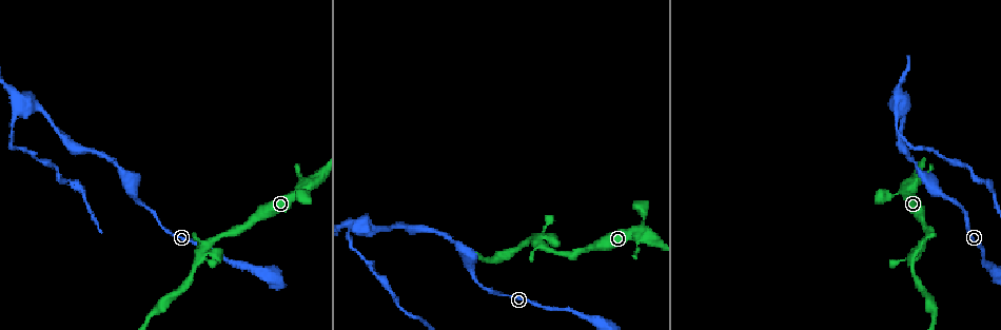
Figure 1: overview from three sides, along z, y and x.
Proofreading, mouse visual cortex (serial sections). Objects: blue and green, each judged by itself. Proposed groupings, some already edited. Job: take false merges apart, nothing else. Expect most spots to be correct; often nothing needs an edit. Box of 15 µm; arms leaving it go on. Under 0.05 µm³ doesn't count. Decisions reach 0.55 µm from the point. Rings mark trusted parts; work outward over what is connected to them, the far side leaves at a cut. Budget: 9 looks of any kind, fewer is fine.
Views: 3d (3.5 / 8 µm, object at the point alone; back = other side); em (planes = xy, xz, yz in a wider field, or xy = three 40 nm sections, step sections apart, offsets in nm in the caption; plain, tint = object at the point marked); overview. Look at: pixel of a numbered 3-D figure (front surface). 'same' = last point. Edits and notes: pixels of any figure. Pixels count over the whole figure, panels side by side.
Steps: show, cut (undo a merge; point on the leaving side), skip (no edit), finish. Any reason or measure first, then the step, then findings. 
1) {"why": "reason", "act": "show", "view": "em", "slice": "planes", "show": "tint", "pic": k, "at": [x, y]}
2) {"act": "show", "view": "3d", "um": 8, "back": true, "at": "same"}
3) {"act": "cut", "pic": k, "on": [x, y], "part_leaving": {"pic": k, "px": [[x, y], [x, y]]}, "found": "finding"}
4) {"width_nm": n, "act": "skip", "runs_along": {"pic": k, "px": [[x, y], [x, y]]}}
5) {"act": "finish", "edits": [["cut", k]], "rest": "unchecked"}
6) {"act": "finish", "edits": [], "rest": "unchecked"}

{"why": "a narrow waist", "act": "show", "view": "3d", "um": 8, "pic": 1, "at": [904, 188]}

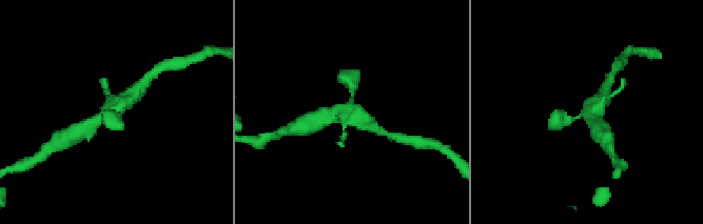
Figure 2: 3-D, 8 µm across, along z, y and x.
{"act": "show", "view": "em", "slice": "xy", "step": 2, "show": "tint", "pic": 2, "at": [589, 112]}

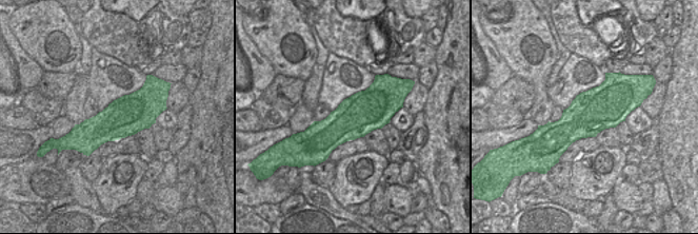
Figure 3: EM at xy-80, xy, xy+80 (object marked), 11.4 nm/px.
{"act": "skip", "runs_along": {"pic": 2, "px": [[82, 129], [132, 97]]}, "found": "all the same cell"}

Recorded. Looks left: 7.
{"why": "four arms meet", "act": "show", "view": "3d", "um": 3.5, "pic": 1, "at": [540, 239]}

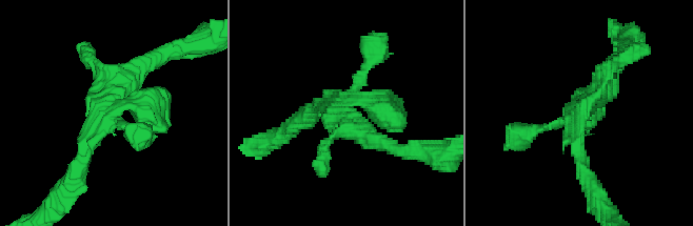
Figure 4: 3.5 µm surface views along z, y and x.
{"arms": 4, "arm_widths_nm": [150, 250, 250, 400], "act": "show", "view": "em", "slice": "xy", "step": 5, "show": "tint", "pic": 4, "at": [581, 112]}

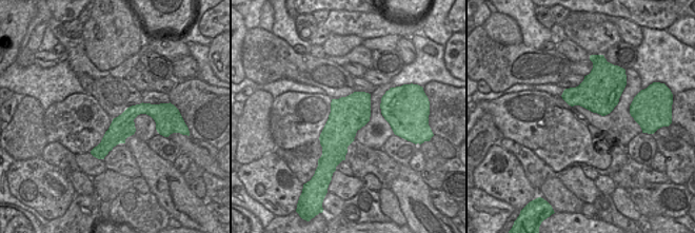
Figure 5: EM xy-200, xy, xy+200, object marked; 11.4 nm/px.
{"act": "show", "view": "em", "slice": "xy", "step": 1, "show": "tint", "at": "same"}

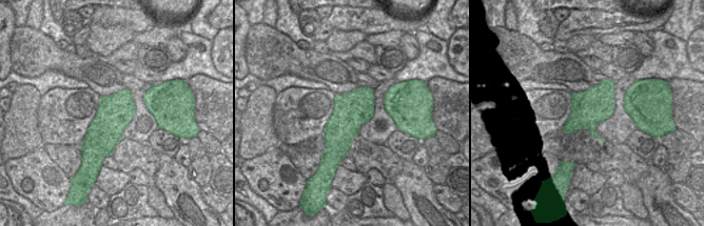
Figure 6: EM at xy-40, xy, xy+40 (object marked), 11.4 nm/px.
{"act": "skip", "runs_along": {"pic": 4, "px": [[147, 62], [112, 98], [77, 169]]}, "found": "all the same cell"}

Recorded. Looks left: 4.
{"why": "a narrow waist", "act": "show", "view": "em", "slice": "xy", "step": 3, "show": "tint", "pic": 1, "at": [119, 167]}

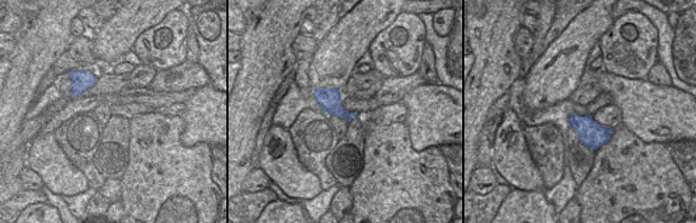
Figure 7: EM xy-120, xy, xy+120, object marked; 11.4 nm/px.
{"act": "show", "view": "3d", "um": 3.5, "at": "same"}

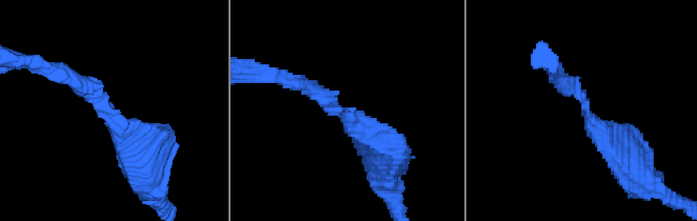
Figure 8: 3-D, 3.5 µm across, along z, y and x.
{"arm_widths_nm": [250, 400], "act": "skip", "runs_along": {"pic": 8, "px": [[146, 154], [87, 85], [56, 69]]}, "found": "one cell here"}

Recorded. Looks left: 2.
{"why": "arms part here", "act": "show", "view": "em", "slice": "xy", "step": 3, "show": "tint", "pic": 1, "at": [899, 99]}

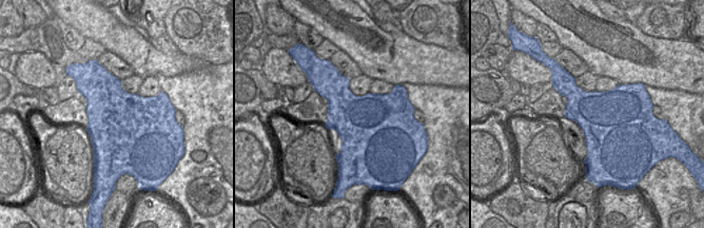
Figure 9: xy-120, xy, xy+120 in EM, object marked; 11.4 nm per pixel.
{"act": "show", "view": "3d", "um": 3.5, "at": "same"}

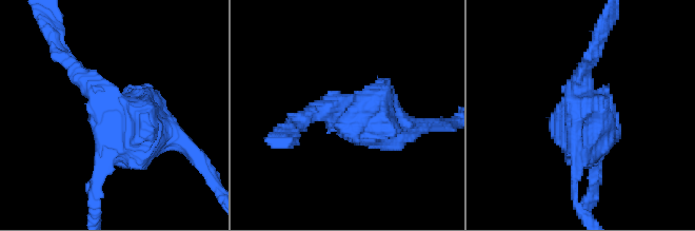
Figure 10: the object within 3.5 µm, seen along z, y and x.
{"width_nm": 750, "act": "skip", "runs_along": {"pic": 10, "px": [[199, 162], [138, 136], [96, 185]]}, "found": "all the same cell"}

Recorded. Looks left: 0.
{"act": "finish", "edits": [], "rest": "unchecked"}

